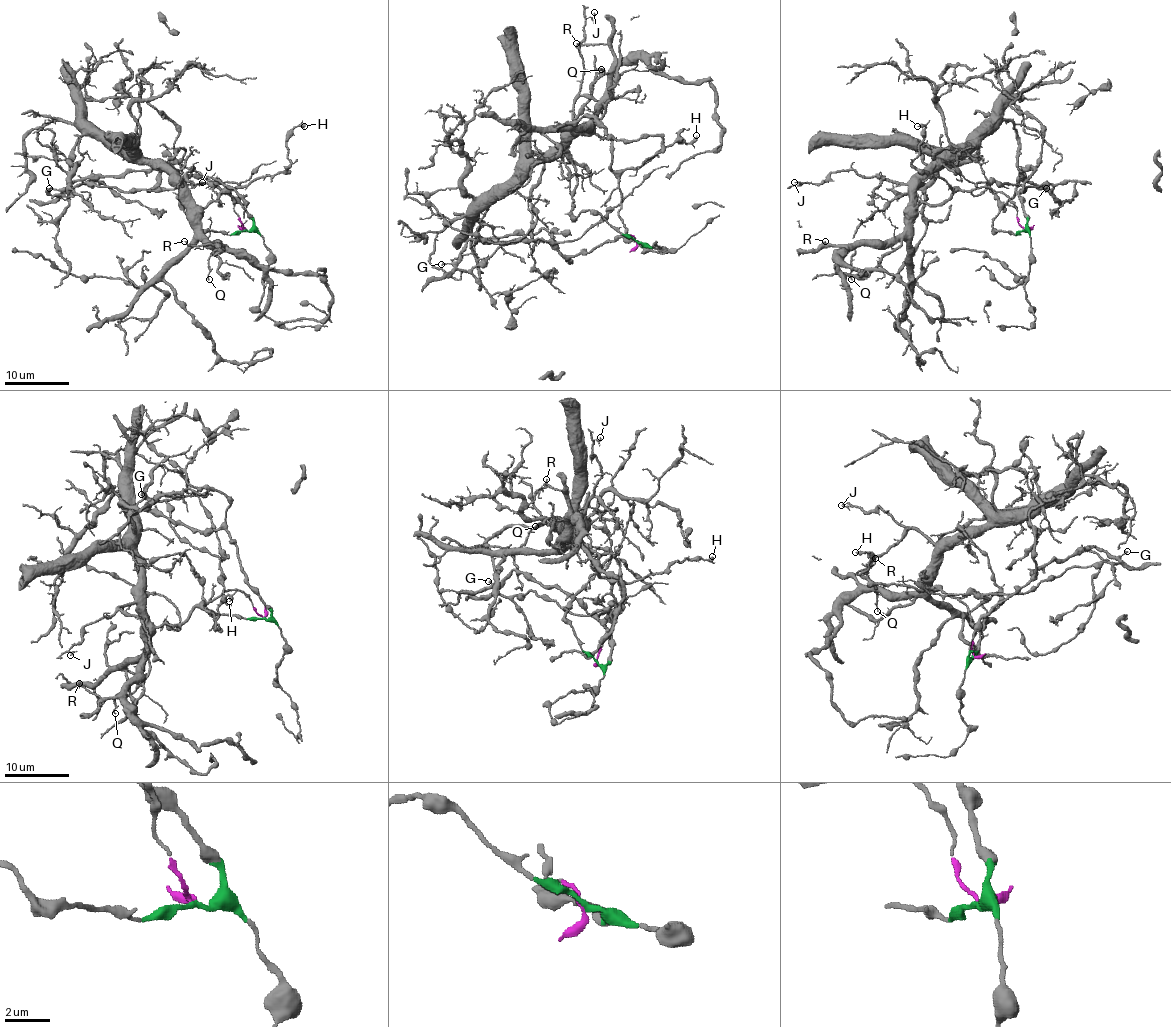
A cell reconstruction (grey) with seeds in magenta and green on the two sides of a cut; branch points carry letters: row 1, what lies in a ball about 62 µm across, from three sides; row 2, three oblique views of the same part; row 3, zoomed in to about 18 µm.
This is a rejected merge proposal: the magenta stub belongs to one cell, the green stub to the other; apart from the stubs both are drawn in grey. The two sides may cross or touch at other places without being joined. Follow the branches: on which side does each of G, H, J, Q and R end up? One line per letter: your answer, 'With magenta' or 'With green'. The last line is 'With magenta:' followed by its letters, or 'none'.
G: With green
H: With magenta
J: With magenta
Q: With magenta
R: With magenta
With magenta: H, J, Q, R

